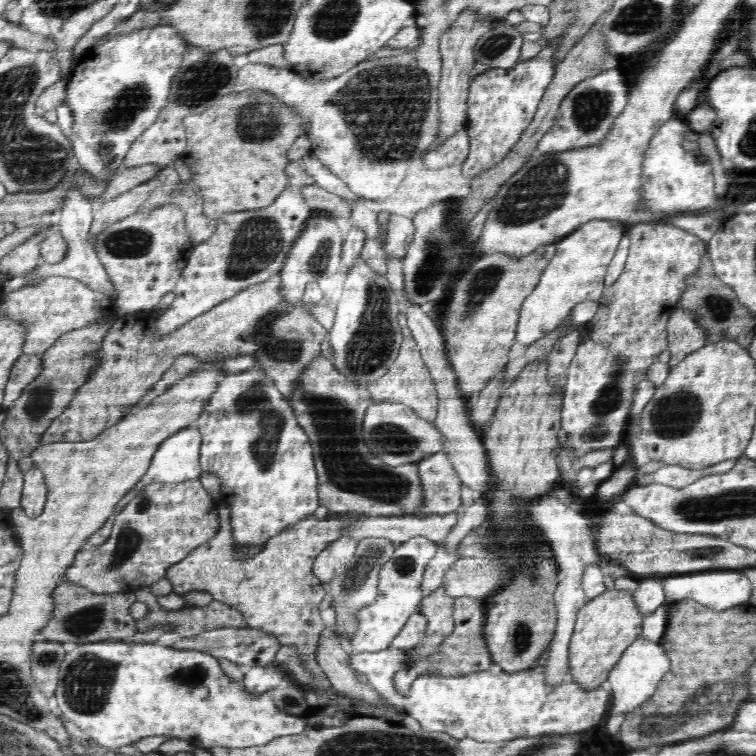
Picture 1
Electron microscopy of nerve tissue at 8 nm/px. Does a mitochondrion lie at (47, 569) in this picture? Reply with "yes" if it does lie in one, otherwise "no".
no

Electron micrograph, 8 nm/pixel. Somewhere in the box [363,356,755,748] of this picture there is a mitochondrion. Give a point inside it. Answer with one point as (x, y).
(707, 693)

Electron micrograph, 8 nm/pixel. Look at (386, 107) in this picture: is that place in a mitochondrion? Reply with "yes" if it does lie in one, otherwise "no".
yes

